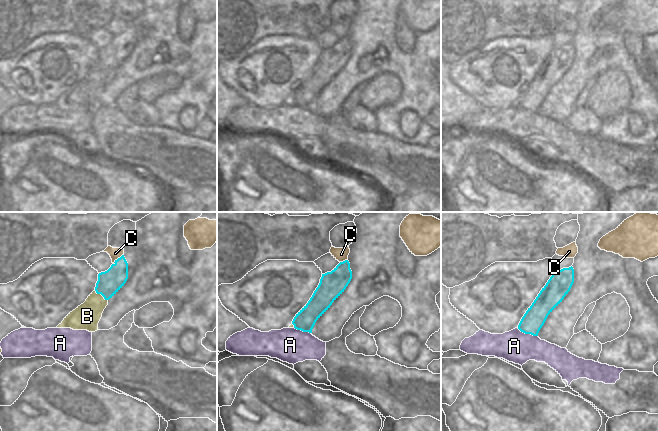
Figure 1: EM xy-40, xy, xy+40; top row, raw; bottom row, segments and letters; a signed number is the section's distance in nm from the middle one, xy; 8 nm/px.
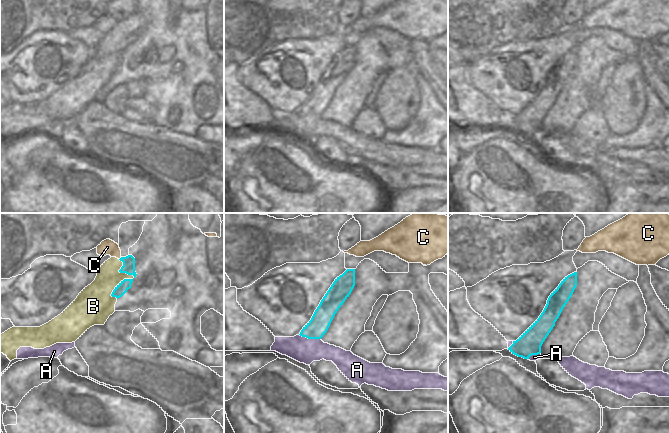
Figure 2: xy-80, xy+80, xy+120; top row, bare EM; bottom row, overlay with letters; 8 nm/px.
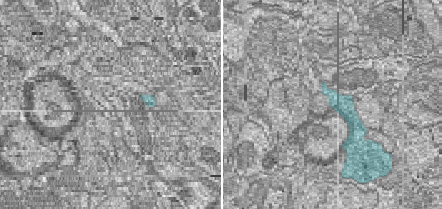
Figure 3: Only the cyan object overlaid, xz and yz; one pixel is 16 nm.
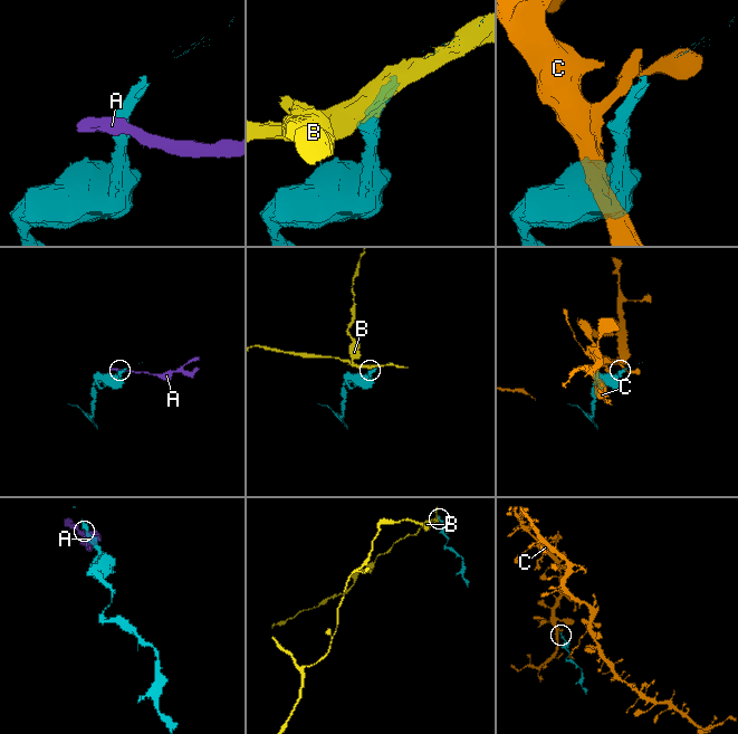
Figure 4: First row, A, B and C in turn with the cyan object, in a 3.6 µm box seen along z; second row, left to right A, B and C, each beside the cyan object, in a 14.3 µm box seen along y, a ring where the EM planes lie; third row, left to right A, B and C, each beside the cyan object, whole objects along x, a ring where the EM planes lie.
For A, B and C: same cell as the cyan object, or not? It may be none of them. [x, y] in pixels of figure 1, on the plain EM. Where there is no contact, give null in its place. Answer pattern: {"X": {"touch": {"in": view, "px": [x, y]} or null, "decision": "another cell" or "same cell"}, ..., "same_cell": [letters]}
{"A": {"touch": {"in": "xy+40", "px": [527, 109]}, "decision": "another cell"}, "B": {"touch": {"in": "xy-40", "px": [101, 70]}, "decision": "another cell"}, "C": {"touch": {"in": "xy-40", "px": [117, 35]}, "decision": "another cell"}, "same_cell": []}

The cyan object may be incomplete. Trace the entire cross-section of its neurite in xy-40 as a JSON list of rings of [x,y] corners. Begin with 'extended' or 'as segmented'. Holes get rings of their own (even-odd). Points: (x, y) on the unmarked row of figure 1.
as segmented | [[[122,31],[107,47],[98,50],[95,67],[97,70],[101,70],[105,76],[109,76],[124,62],[127,55],[128,39]]]

